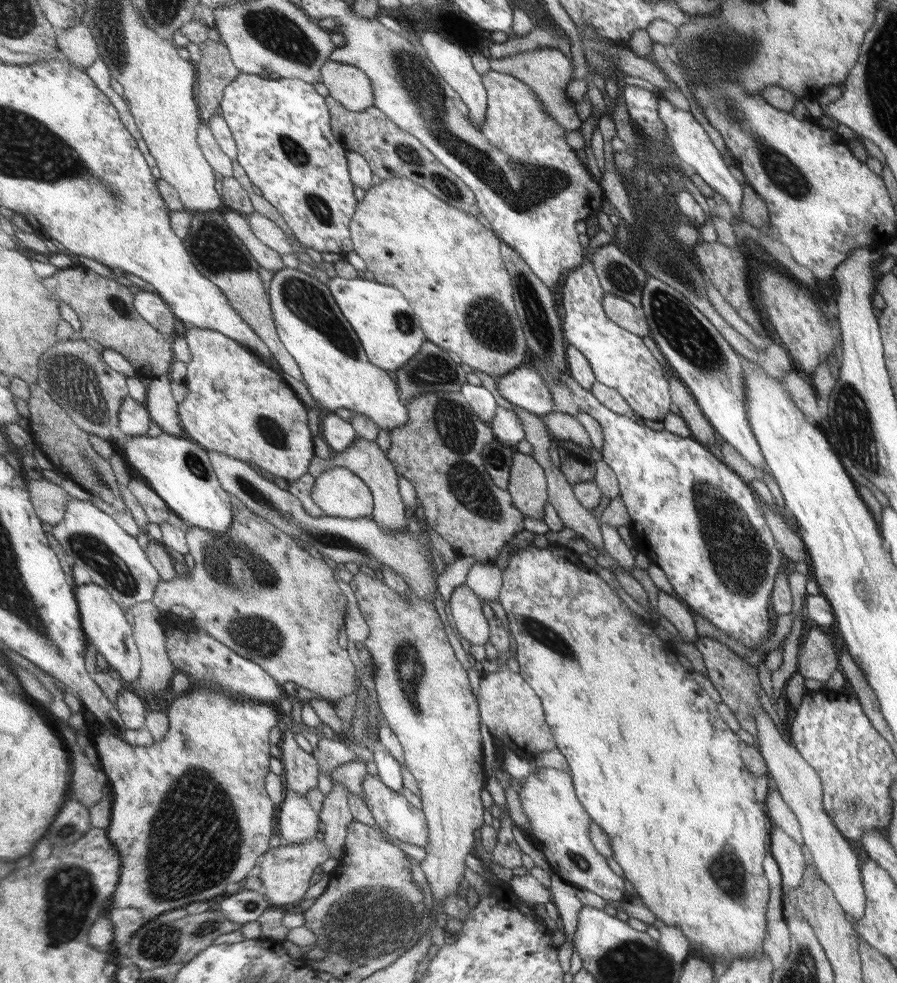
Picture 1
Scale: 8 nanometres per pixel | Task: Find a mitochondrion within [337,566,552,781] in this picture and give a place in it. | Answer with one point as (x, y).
(409, 666)

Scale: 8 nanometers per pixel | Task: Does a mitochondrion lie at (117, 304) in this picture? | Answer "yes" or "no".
yes

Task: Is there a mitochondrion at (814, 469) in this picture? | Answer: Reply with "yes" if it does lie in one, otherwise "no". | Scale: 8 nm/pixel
no

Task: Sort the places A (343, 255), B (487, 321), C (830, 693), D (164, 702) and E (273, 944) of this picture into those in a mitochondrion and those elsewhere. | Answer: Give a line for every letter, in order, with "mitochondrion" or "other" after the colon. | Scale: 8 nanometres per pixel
A: other
B: mitochondrion
C: other
D: other
E: other

